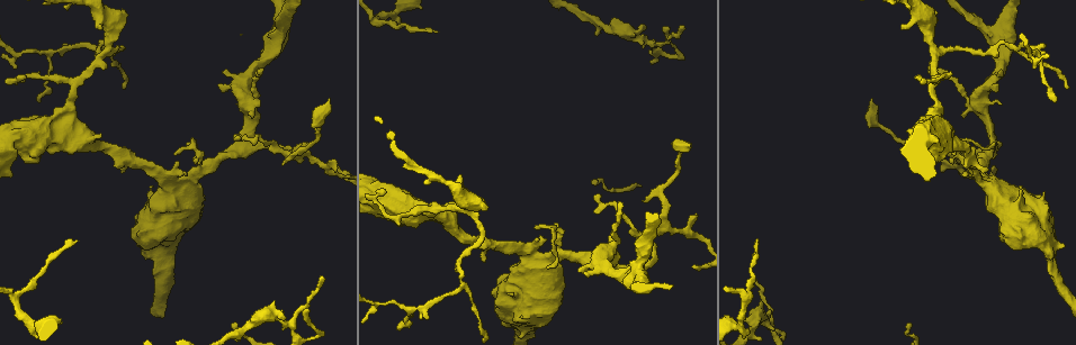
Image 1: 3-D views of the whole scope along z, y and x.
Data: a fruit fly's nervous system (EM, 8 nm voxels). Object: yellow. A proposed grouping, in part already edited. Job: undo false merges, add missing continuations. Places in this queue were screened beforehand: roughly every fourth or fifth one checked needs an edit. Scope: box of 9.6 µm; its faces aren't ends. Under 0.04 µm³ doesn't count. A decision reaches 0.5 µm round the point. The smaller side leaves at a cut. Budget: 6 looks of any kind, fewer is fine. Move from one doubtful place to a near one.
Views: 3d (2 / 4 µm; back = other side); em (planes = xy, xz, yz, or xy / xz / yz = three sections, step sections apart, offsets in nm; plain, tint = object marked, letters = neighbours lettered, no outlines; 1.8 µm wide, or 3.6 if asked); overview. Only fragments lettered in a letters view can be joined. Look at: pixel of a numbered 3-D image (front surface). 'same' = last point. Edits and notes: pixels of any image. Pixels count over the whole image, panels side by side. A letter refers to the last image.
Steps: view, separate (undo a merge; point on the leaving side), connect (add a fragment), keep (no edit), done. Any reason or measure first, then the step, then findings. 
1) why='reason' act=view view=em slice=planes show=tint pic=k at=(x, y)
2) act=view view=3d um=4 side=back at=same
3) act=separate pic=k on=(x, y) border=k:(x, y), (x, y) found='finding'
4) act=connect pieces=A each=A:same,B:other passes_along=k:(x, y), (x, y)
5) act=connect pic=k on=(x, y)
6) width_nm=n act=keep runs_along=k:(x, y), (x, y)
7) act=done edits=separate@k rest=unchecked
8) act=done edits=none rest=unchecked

why='abrupt turn' act=view view=em slice=planes show=tint pic=1 at=(1010, 45)

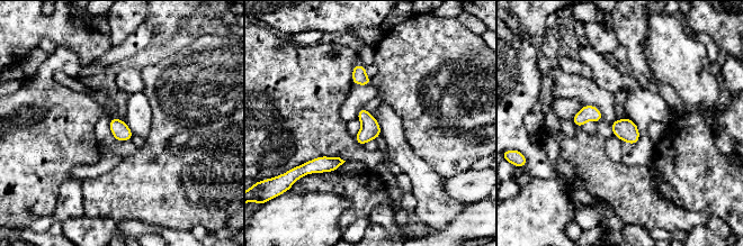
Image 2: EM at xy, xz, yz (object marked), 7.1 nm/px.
act=view view=em slice=planes show=letters at=same

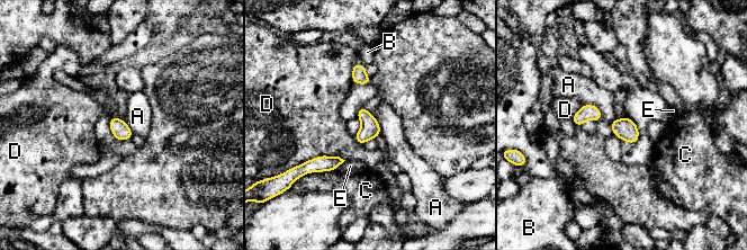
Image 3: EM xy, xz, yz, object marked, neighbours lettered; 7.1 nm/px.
width_nm=120 act=keep each=A:other,B:other,C:other,D:other,E:other found='continuous, no second neuron'

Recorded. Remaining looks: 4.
why='branch stops here' act=view view=em slice=xy step=4 show=letters pic=1 at=(38, 101)

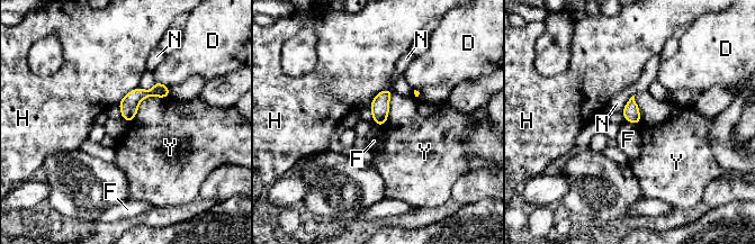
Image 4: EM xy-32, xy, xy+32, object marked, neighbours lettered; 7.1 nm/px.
why='cut it another way' act=view view=em slice=planes show=letters at=same

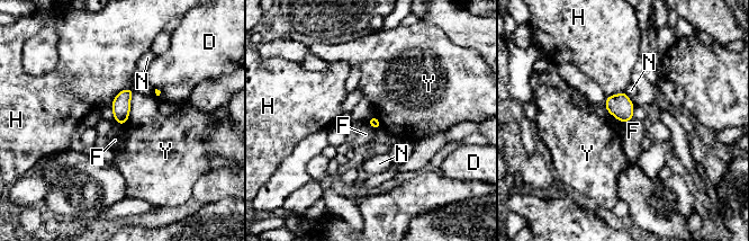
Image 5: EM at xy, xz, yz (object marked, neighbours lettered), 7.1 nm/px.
width_nm=70 act=keep each=D:other,F:other,H:other,N:other,Y:other border=5:(366, 123), (376, 130) found='none of them fits'

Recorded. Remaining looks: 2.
act=view view=em slice=planes show=tint pic=1 at=(34, 327)

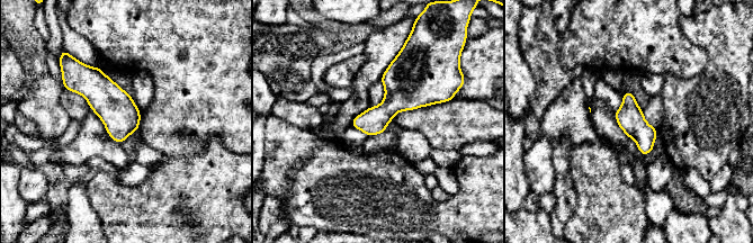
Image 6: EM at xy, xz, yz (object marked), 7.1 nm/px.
act=view view=em slice=planes show=letters at=same

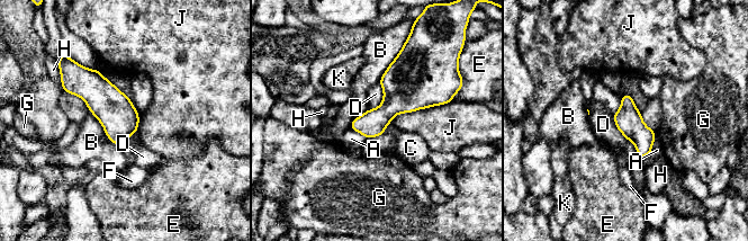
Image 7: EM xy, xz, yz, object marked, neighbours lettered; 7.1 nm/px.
act=keep each=A:other,B:other,C:other,D:other,E:other,F:other,G:other,H:other,J:other,K:other border=7:(378, 83), (382, 101), (369, 109) found='continuous, no second neuron'

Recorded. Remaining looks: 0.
act=done edits=none rest=unchecked

